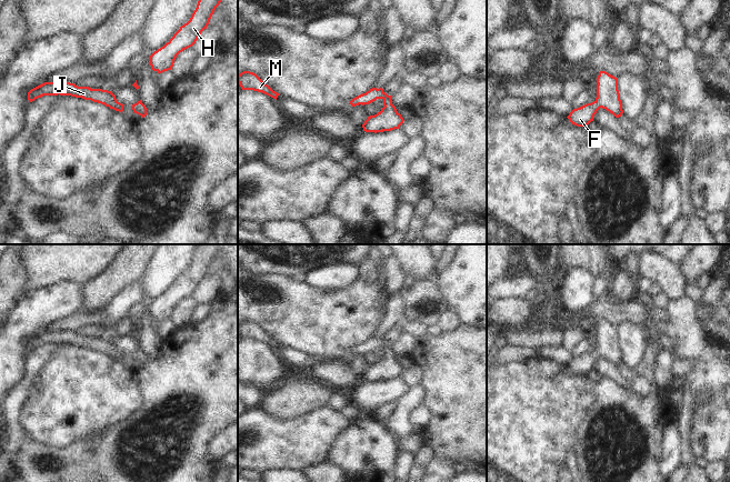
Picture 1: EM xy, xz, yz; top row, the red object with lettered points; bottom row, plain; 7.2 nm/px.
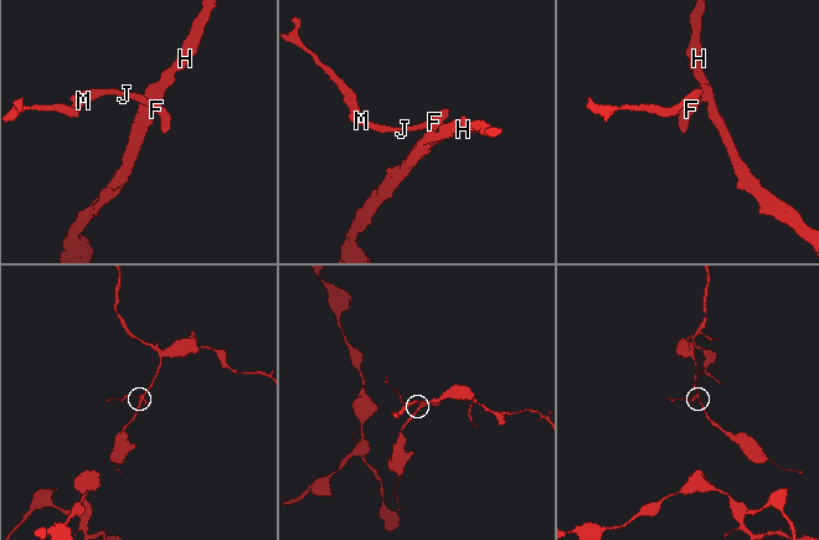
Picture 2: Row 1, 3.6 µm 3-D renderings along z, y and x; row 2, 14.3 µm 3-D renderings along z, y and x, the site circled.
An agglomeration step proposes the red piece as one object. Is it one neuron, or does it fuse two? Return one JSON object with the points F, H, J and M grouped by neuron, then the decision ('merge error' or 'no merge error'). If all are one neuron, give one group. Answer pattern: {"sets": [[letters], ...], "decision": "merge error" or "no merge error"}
{"sets": [["F", "H", "J", "M"]], "decision": "no merge error"}

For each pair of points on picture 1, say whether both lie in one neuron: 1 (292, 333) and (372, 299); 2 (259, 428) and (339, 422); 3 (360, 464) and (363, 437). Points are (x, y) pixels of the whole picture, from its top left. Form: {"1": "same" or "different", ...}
{"1": "same", "2": "same", "3": "same"}

